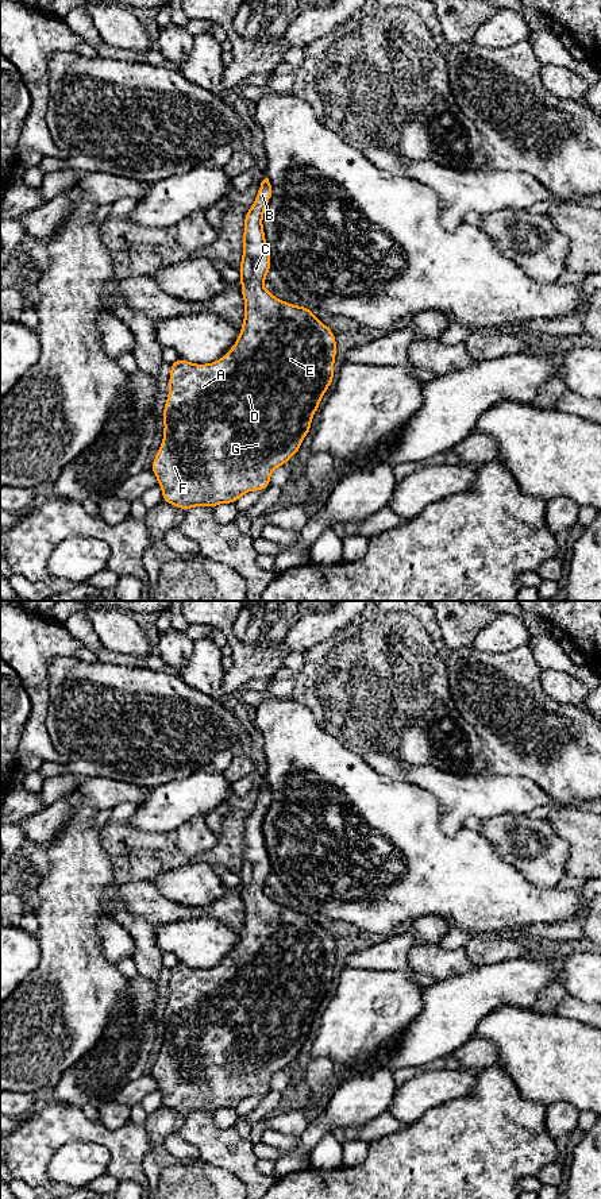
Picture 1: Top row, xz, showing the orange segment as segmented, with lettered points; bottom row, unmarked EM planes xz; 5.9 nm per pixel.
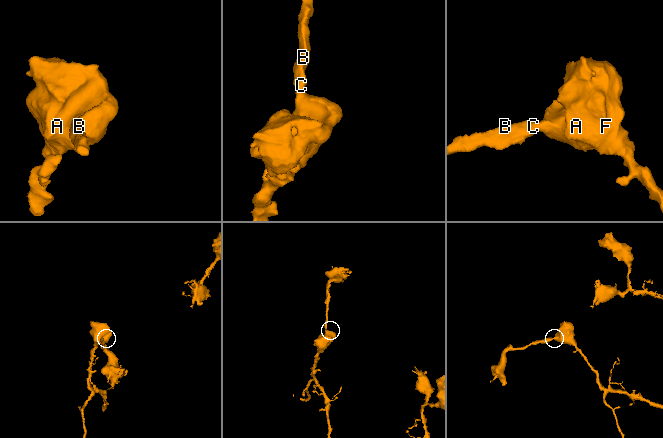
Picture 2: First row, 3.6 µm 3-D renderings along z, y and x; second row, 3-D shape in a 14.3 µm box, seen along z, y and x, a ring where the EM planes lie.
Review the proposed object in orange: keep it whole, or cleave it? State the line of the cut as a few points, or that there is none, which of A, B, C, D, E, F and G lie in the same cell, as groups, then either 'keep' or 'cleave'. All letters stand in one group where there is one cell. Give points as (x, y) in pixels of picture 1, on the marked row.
cut none; groups A B C D E F G; keep

